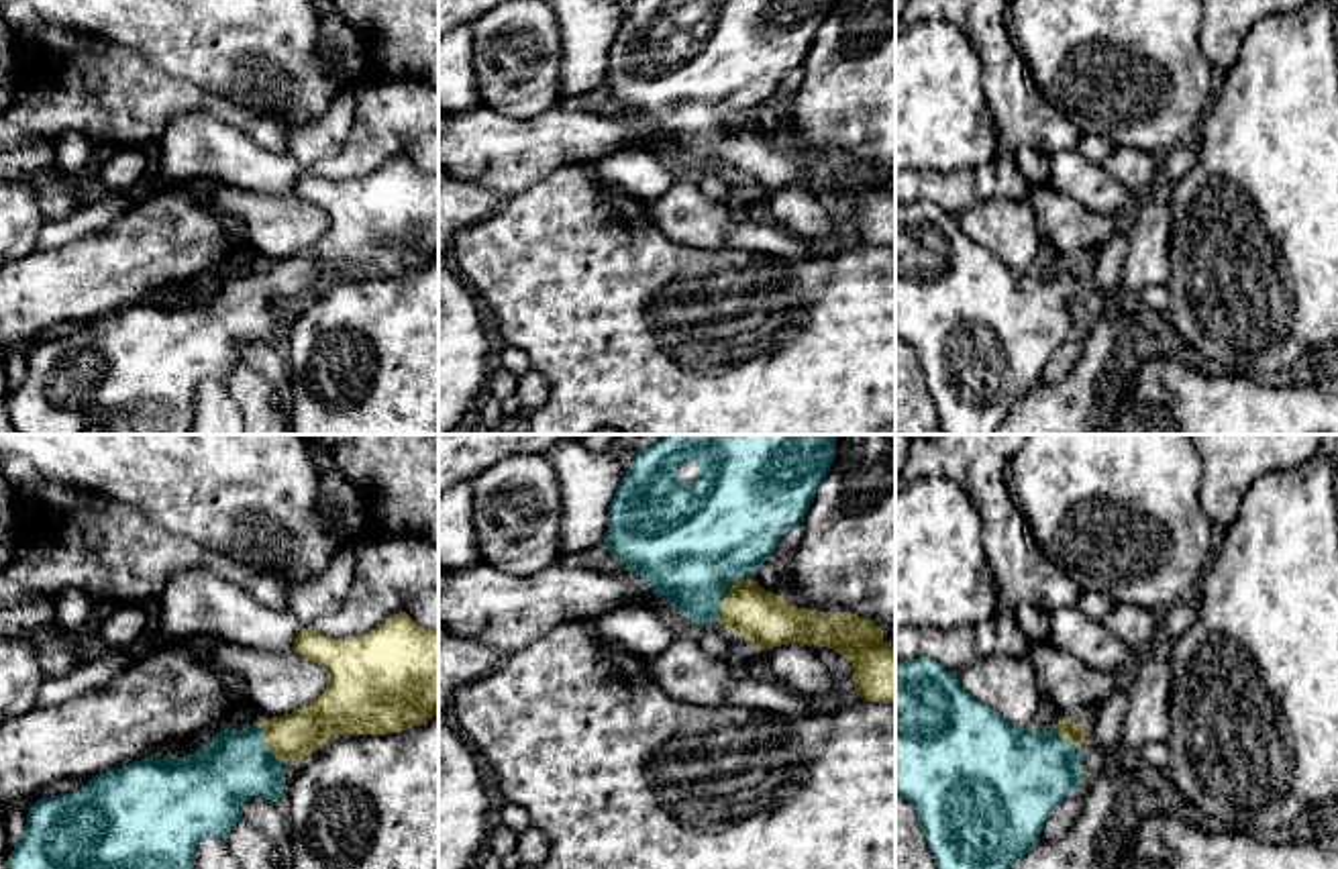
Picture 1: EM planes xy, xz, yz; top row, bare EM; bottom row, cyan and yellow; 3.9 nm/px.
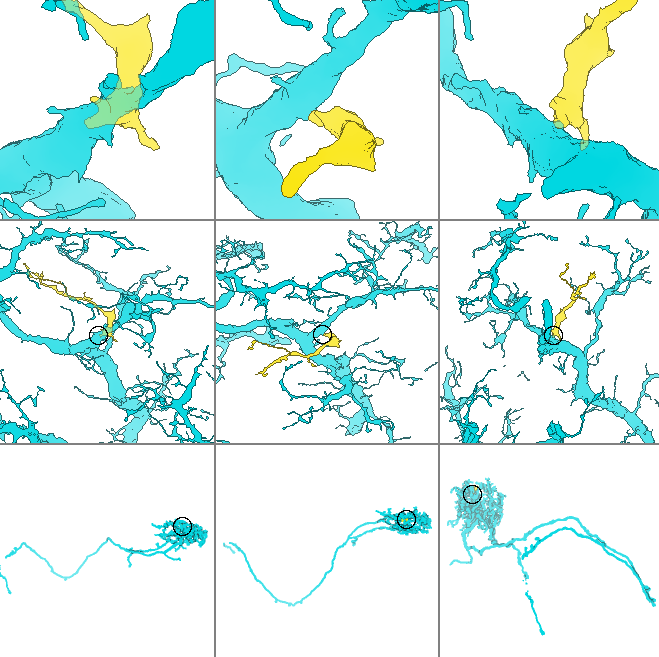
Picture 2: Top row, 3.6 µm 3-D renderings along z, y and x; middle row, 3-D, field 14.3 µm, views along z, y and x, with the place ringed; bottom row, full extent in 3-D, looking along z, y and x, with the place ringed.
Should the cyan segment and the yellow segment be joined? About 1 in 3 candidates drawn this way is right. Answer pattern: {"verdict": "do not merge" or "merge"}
{"verdict": "merge"}

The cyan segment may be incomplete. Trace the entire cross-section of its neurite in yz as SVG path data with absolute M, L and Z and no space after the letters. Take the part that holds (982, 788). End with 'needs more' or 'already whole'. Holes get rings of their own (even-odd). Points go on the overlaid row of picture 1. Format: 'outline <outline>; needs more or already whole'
outline M930 657L895 663L895 794L916 808L938 869L1010 869L1038 842L1048 816L1081 783L1083 743L1081 722L1059 720L1050 730L1012 726Z; needs more

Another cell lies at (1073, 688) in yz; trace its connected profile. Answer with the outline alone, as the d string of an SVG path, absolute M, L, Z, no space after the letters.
M1050 641L1030 645L1028 657L1040 692L1054 706L1059 720L1087 716L1120 681L1118 675L1091 669Z

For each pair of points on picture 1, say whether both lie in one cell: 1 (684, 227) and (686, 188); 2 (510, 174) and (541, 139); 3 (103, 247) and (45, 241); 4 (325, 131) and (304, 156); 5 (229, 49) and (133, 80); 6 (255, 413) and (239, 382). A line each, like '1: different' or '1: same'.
1: same
2: same
3: different
4: same
5: different
6: same

